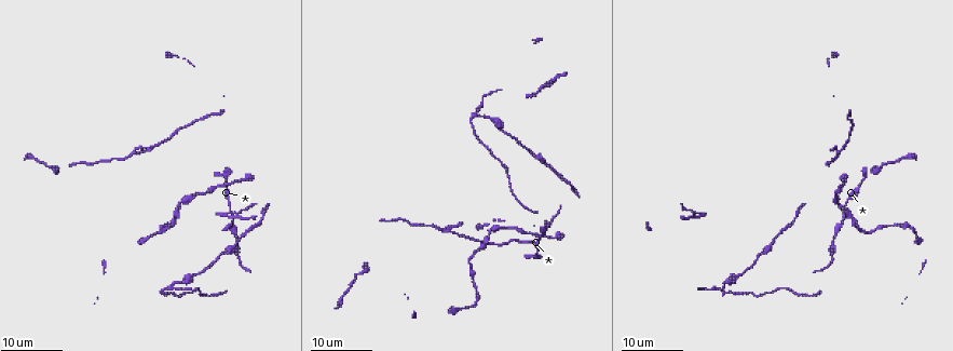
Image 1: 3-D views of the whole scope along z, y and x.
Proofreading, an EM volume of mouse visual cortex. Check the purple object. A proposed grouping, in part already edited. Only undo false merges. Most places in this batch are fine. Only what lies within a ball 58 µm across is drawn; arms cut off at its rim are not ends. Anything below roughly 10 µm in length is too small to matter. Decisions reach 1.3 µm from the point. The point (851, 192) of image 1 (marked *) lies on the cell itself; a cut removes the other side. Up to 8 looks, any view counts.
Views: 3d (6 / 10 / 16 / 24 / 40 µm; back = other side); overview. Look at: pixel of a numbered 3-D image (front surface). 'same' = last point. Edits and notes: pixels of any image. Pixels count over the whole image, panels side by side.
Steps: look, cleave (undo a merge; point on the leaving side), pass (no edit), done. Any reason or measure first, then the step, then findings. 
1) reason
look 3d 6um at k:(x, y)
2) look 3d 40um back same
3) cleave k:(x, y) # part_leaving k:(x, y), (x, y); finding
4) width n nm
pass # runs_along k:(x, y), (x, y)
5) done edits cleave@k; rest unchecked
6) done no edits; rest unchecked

side arm on a straight run
look 3d 16um at 1:(227, 187)

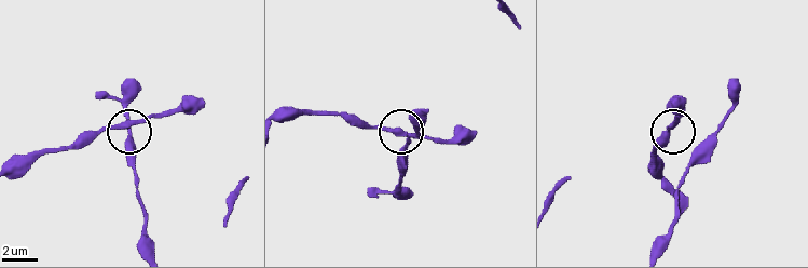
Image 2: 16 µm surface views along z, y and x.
zoom in
look 3d 10um at 2:(127, 123)

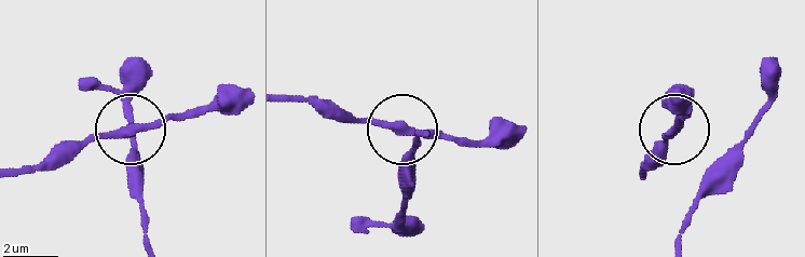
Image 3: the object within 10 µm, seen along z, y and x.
arms 3
pass # all the same cell

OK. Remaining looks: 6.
thick turns thin
look 3d 24um at 1:(855, 224)

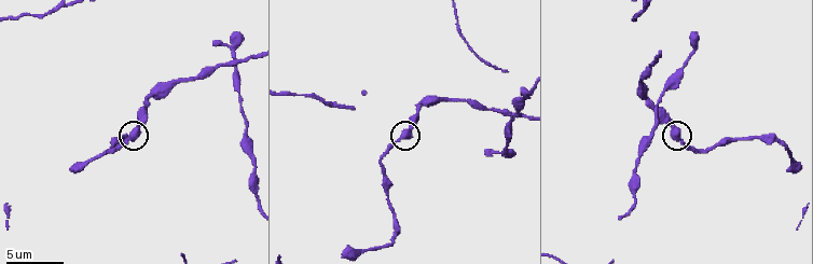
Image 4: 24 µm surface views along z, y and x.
look 3d 10um at 4:(399, 138)

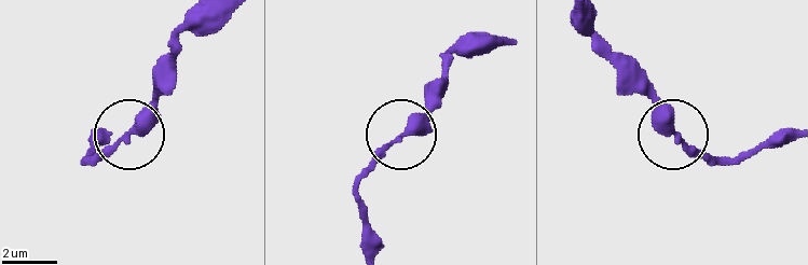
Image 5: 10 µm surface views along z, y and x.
pass # runs_along 5:(589, 19), (605, 54), (670, 130), (721, 163); all the same cell

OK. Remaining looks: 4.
thick turns thin
look 3d 16um at 1:(739, 276)

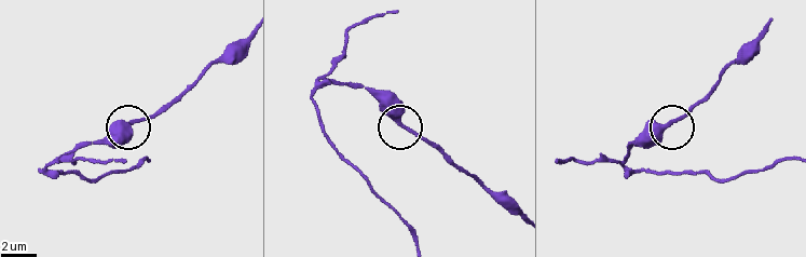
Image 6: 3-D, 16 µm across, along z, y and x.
look 3d 6um at 6:(401, 123)

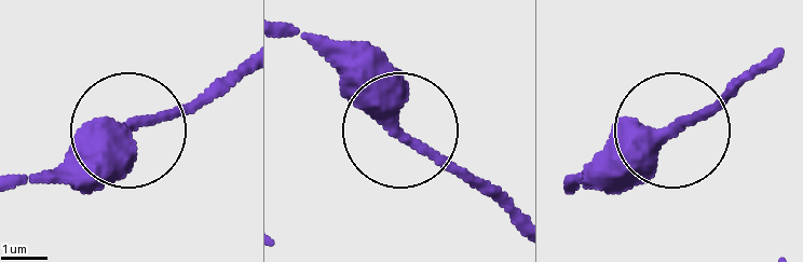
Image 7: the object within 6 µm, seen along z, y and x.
look 3d 6um back at 7:(674, 127)

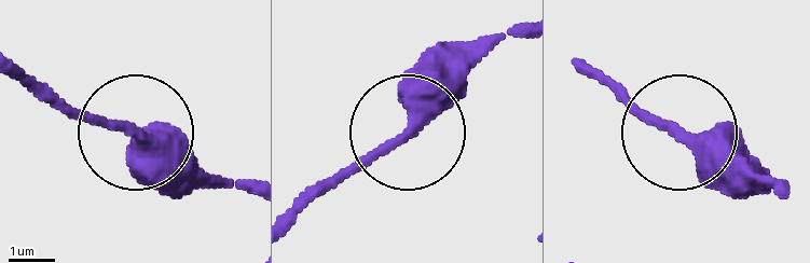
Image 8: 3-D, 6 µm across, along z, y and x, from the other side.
pass # runs_along 8:(776, 194), (625, 101); continuous, no second cell

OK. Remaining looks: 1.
done no edits; rest unchecked

